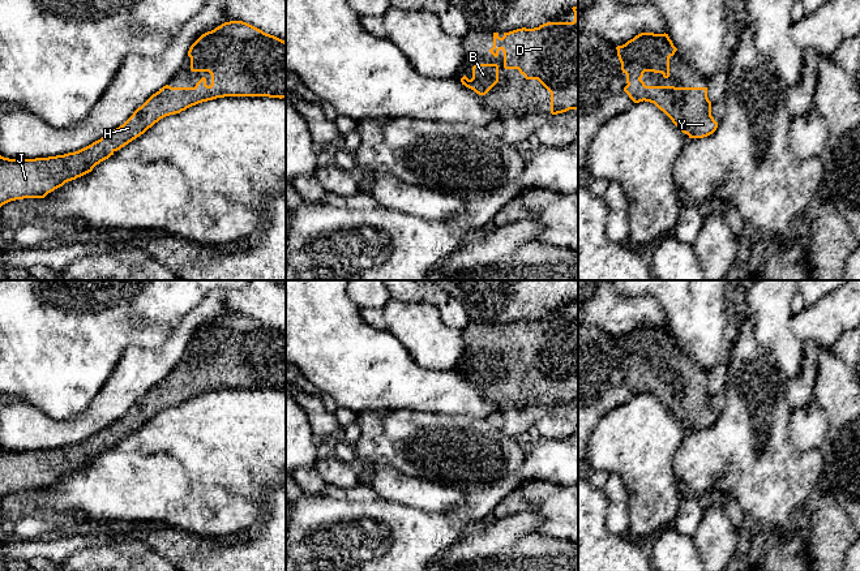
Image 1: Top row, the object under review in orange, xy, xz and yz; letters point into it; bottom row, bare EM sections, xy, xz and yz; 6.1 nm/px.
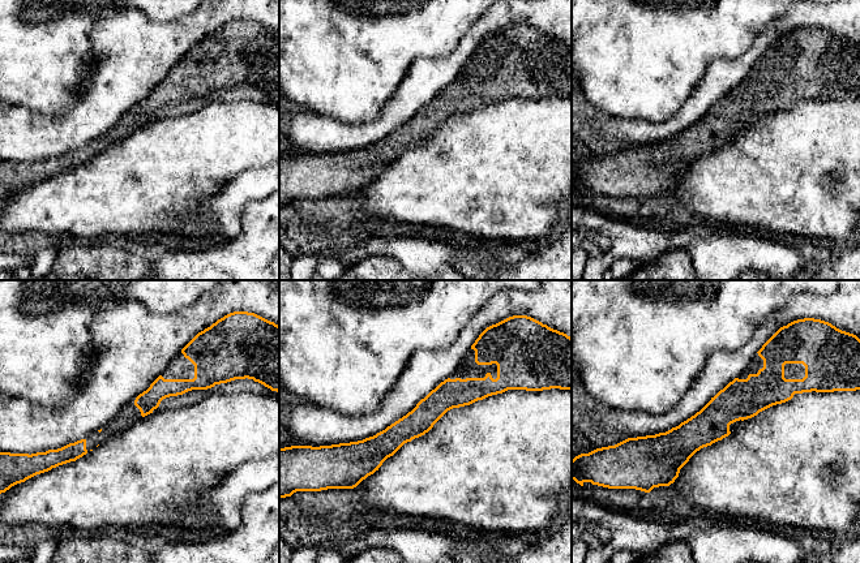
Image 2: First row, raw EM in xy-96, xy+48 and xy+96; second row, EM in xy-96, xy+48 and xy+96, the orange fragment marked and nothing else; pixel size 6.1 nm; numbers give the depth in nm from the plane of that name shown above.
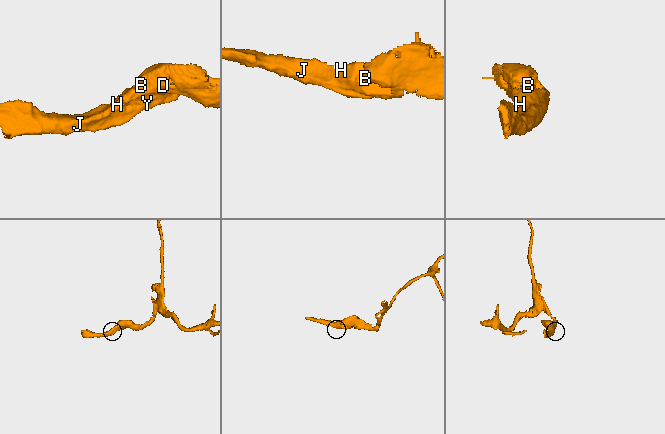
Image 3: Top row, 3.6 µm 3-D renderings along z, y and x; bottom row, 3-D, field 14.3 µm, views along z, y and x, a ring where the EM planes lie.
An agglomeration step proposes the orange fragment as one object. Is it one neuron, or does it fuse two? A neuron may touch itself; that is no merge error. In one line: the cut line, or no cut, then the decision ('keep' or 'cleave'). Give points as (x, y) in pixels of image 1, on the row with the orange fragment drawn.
cut none; keep

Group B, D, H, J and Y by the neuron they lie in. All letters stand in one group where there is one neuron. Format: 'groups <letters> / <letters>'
groups B D H J Y

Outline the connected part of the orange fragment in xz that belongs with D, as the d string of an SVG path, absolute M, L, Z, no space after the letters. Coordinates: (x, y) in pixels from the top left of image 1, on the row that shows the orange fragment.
M578 7L572 8L574 12L573 22L547 22L534 29L517 29L504 33L493 33L493 47L489 52L497 57L499 51L504 52L504 68L518 69L526 80L538 80L551 93L551 113L557 115L569 110L578 111Z

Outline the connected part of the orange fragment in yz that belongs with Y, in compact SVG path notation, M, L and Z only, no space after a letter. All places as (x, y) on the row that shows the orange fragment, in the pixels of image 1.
M641 33L616 50L626 74L624 91L634 103L654 103L689 138L703 138L716 130L707 87L646 86L641 80L645 72L669 77L669 57L677 48L668 34Z

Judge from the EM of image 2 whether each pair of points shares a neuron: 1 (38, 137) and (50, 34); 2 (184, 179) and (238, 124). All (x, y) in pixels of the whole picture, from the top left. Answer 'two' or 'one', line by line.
1: two
2: one

